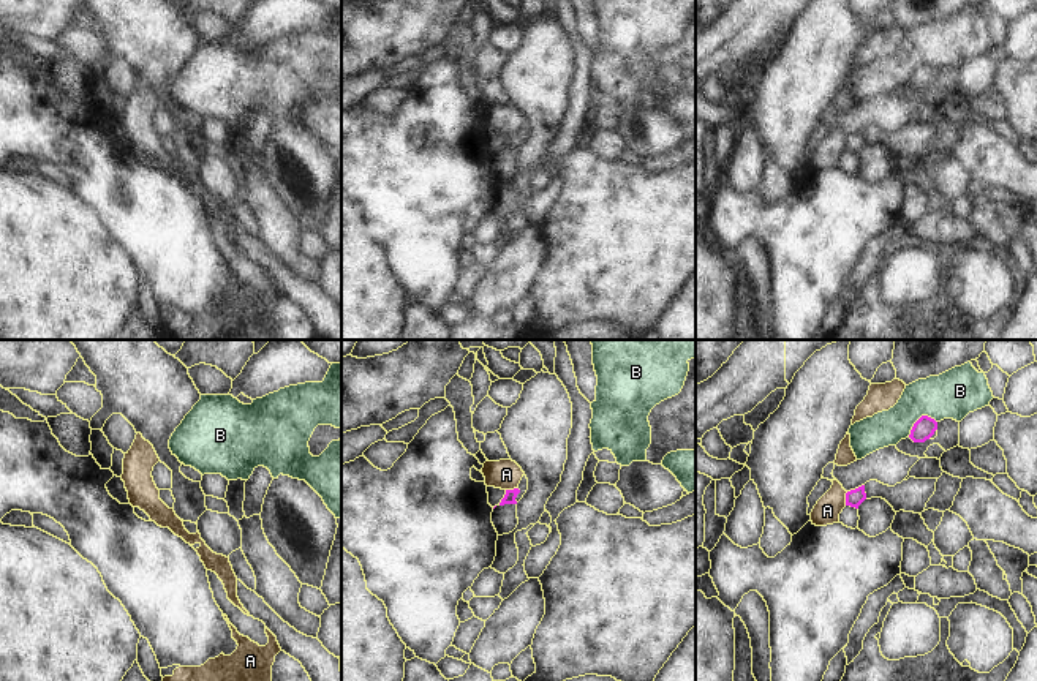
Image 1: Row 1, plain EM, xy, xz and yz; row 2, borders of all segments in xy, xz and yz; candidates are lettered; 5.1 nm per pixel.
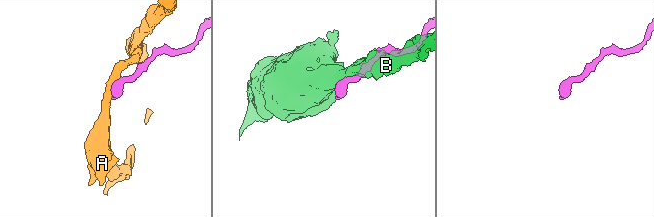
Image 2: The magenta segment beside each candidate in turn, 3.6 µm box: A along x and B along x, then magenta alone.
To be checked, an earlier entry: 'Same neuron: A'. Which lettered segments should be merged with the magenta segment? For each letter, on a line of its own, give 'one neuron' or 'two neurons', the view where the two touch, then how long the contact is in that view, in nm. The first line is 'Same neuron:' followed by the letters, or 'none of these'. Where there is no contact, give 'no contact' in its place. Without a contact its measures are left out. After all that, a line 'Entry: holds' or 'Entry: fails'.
Same neuron: none of these
A: two neurons; meets magenta in yz; contact 70 nm long
B: two neurons; meets magenta in yz; contact 170 nm long
Entry: fails

